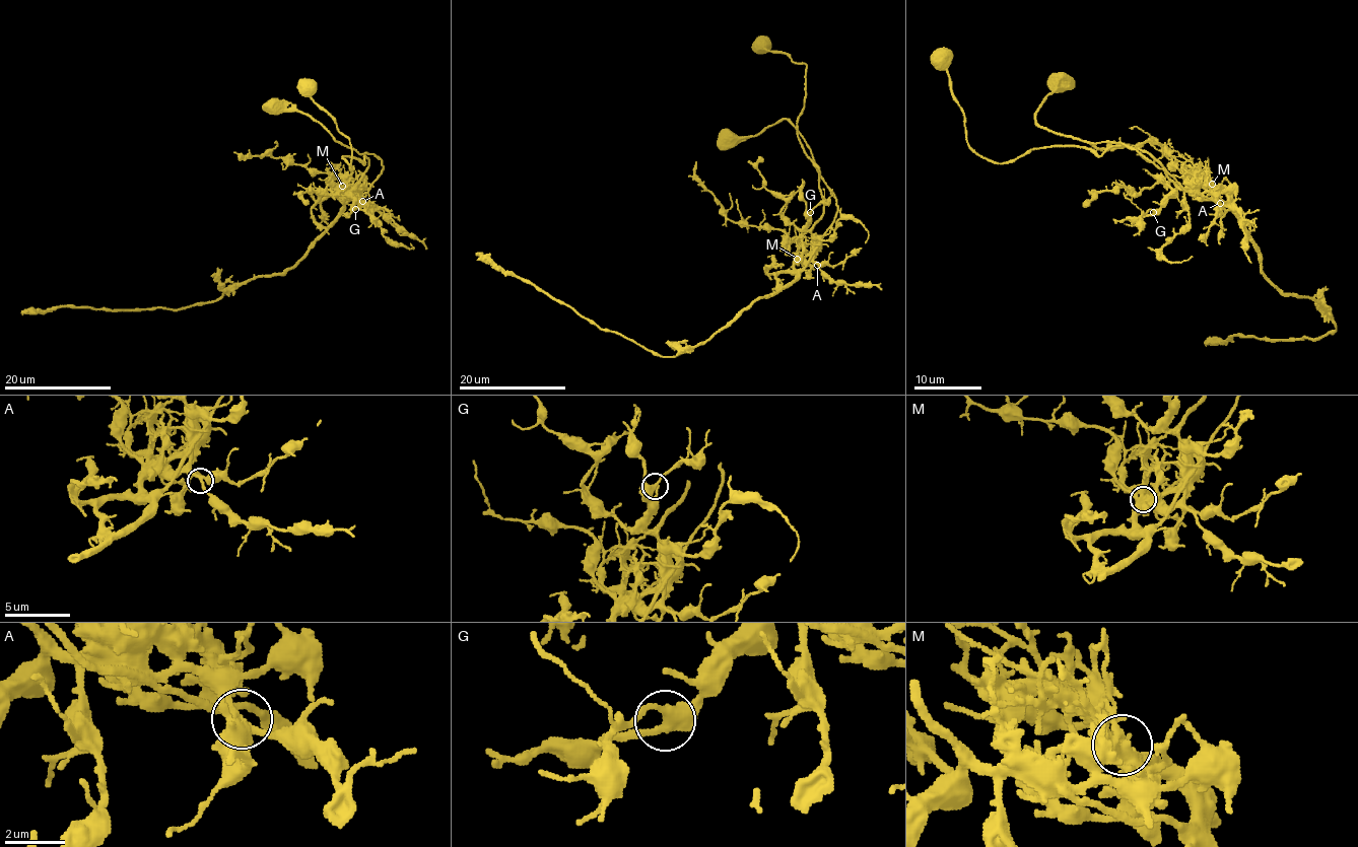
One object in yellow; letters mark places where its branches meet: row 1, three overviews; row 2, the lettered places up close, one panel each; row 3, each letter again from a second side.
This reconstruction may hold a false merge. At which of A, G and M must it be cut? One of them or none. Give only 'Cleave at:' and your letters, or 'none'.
Cleave at: M

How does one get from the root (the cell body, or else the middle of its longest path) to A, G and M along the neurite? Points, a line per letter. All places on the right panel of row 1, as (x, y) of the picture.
A: (1062, 79), (1066, 76), (1035, 117), (1041, 127), (1089, 143), (1130, 145), (1186, 191), (1210, 192), (1220, 202)
G: (1062, 79), (1066, 76), (1035, 117), (1041, 127), (1089, 143), (1130, 145), (1192, 189), (1178, 187), (1153, 212)
M: (1062, 79), (1066, 76), (1035, 117), (1041, 127), (1089, 143), (1130, 145), (1165, 168), (1186, 191), (1212, 184)

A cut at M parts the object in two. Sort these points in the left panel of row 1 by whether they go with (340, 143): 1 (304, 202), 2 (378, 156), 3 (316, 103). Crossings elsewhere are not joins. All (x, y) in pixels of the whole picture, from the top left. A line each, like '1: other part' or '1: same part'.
1: other part
2: same part
3: other part

